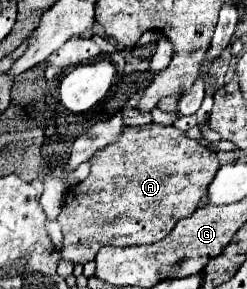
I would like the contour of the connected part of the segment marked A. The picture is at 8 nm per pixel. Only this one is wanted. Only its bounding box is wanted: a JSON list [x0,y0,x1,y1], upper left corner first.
[58,123,220,265]

